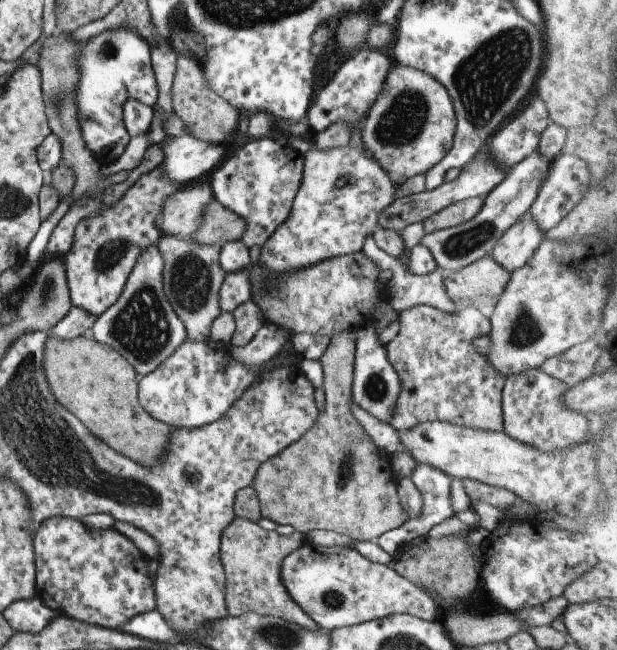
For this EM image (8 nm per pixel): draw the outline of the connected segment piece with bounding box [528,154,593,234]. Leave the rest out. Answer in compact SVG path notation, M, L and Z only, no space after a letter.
M560 154L552 160L548 176L541 184L528 214L539 226L541 232L546 234L550 228L554 228L562 218L566 218L570 214L574 206L582 200L584 193L589 190L592 182L588 165L584 160L580 160L580 157L574 158L572 155Z

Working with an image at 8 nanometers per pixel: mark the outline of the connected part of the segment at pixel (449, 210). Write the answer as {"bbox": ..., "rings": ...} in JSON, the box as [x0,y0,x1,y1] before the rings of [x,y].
{"bbox":[422,196,485,234],"rings":[[[485,196],[470,197],[430,215],[422,222],[425,234],[455,227],[474,218],[480,212],[484,201]]]}

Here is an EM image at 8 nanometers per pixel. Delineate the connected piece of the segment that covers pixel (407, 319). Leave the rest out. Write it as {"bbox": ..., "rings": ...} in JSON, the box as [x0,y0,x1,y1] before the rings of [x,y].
{"bbox":[385,305,505,432],"rings":[[[416,305],[403,310],[398,319],[400,331],[385,345],[388,360],[398,373],[401,382],[395,405],[391,410],[390,426],[402,432],[426,421],[446,421],[471,429],[502,431],[501,400],[505,380],[503,374],[487,361],[487,354],[482,354],[482,350],[478,350],[478,336],[489,334],[491,319],[475,307],[457,310],[455,313],[445,313],[429,305]]]}

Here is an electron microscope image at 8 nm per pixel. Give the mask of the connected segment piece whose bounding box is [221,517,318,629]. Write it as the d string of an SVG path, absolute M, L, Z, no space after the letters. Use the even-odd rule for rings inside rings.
M234 517L221 534L221 559L227 576L226 602L229 614L239 617L244 613L256 613L265 617L280 617L307 629L318 627L317 622L294 602L281 579L281 562L285 556L306 542L306 534L299 530L284 536L276 530L262 529L252 520Z

